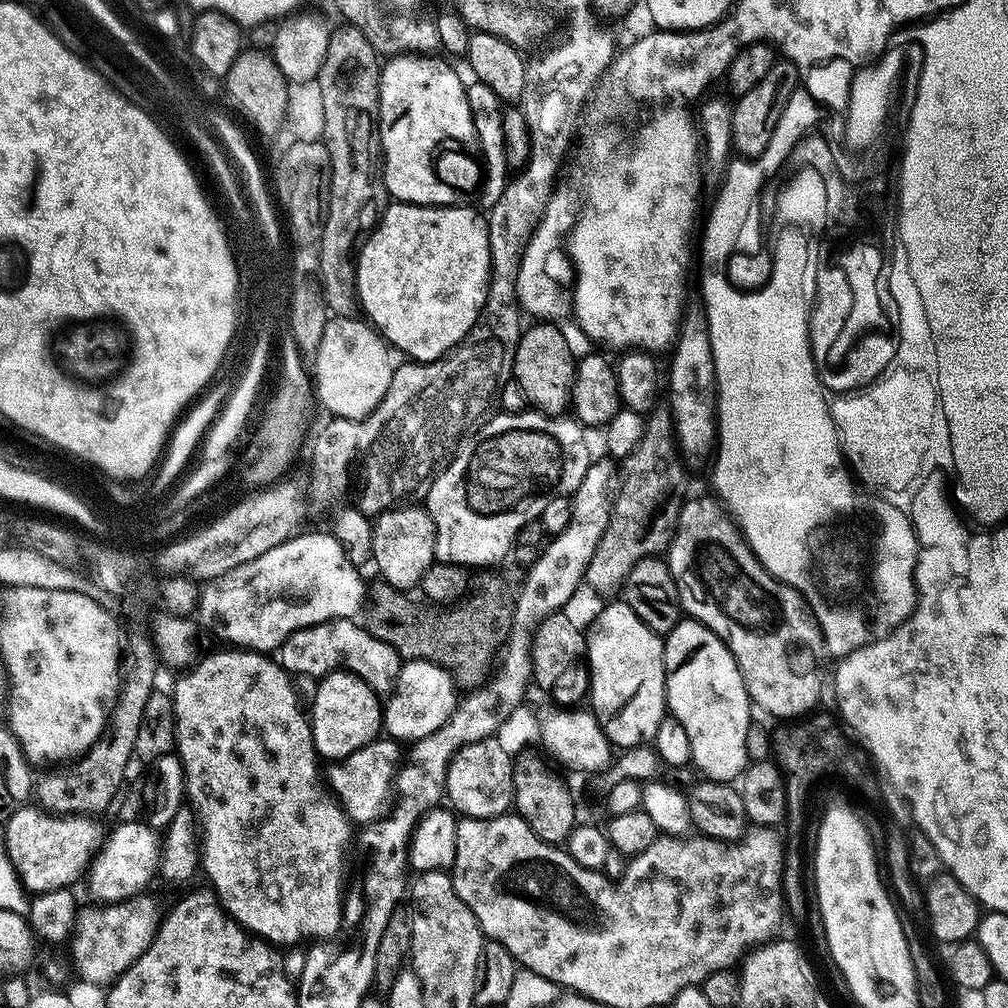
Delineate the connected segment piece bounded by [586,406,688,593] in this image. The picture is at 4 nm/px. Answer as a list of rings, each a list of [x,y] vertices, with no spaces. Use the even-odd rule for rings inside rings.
[[[663,407],[653,408],[646,420],[642,442],[622,461],[623,476],[612,506],[612,517],[606,534],[602,534],[602,542],[598,542],[598,550],[594,550],[594,558],[590,558],[586,577],[587,587],[596,592],[619,593],[632,567],[648,556],[667,553],[672,535],[676,533],[688,480],[684,477],[685,461],[674,439],[672,413]]]

